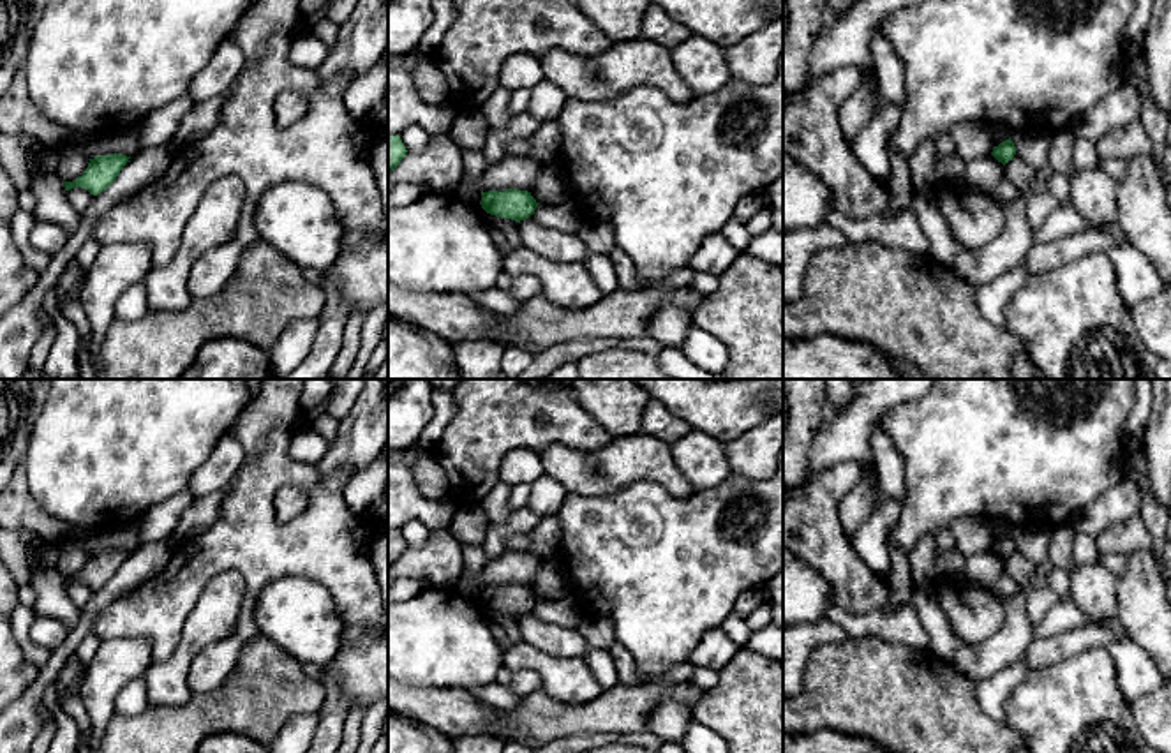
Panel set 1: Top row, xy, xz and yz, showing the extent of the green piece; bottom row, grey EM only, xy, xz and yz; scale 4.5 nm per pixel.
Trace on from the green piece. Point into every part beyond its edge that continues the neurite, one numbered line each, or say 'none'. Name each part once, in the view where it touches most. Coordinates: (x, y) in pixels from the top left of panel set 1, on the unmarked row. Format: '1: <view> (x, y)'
none

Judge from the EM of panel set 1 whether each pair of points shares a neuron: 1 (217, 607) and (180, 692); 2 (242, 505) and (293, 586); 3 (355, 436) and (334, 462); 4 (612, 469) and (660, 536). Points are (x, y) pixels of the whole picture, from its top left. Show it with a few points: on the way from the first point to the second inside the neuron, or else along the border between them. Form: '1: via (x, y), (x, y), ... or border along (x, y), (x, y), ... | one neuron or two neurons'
1: via (201, 628), (179, 662), (179, 670) | one neuron
2: border along (327, 588), (279, 575), (256, 602) | two neurons
3: via (353, 443), (341, 455) | one neuron
4: border along (665, 489), (630, 482), (614, 492), (584, 496) | two neurons

